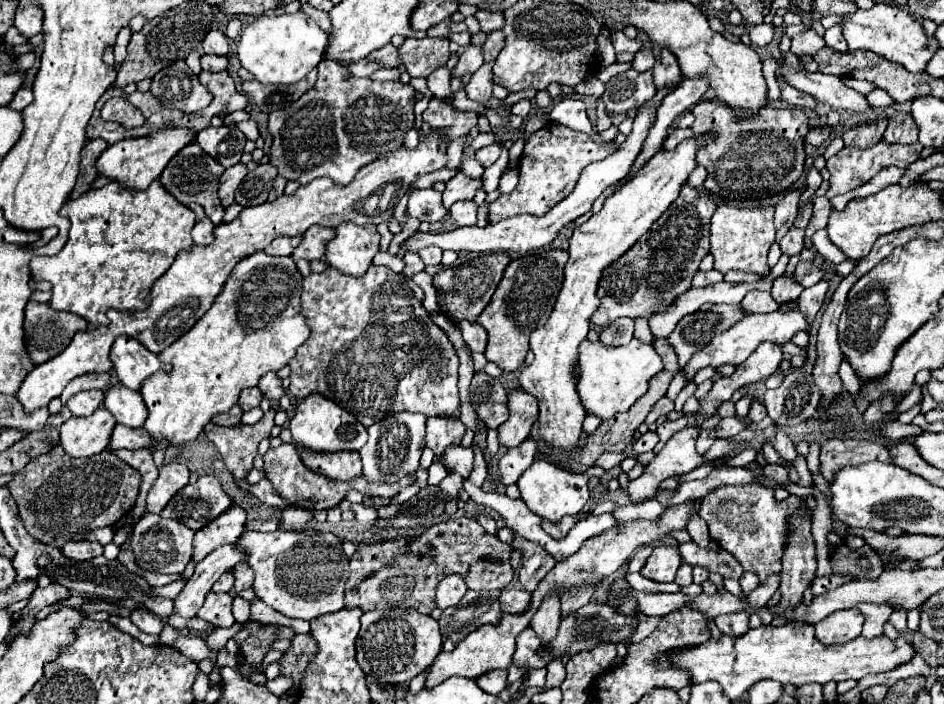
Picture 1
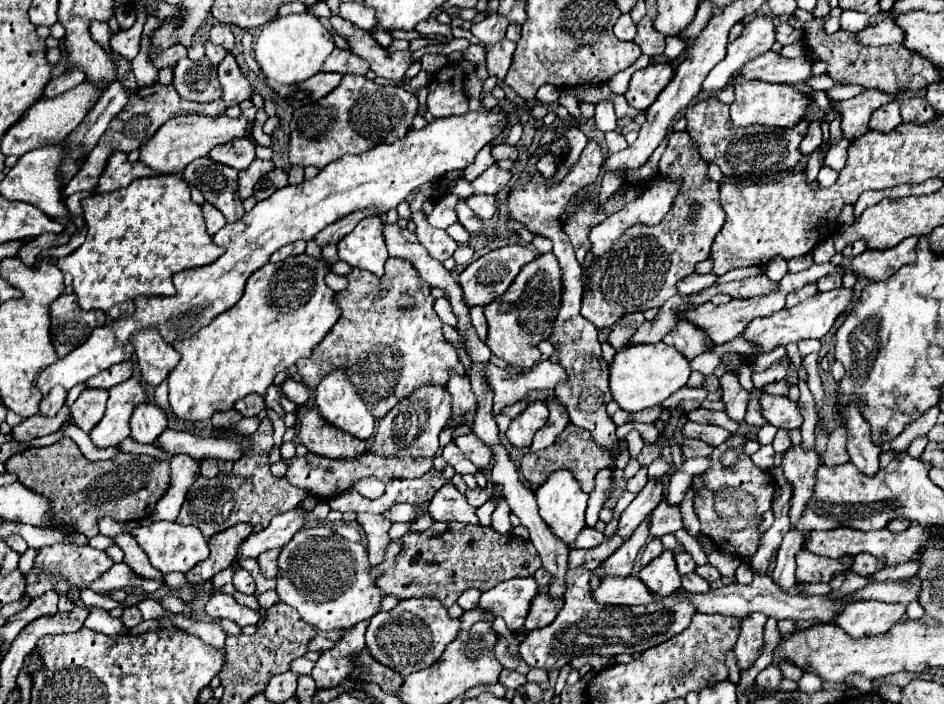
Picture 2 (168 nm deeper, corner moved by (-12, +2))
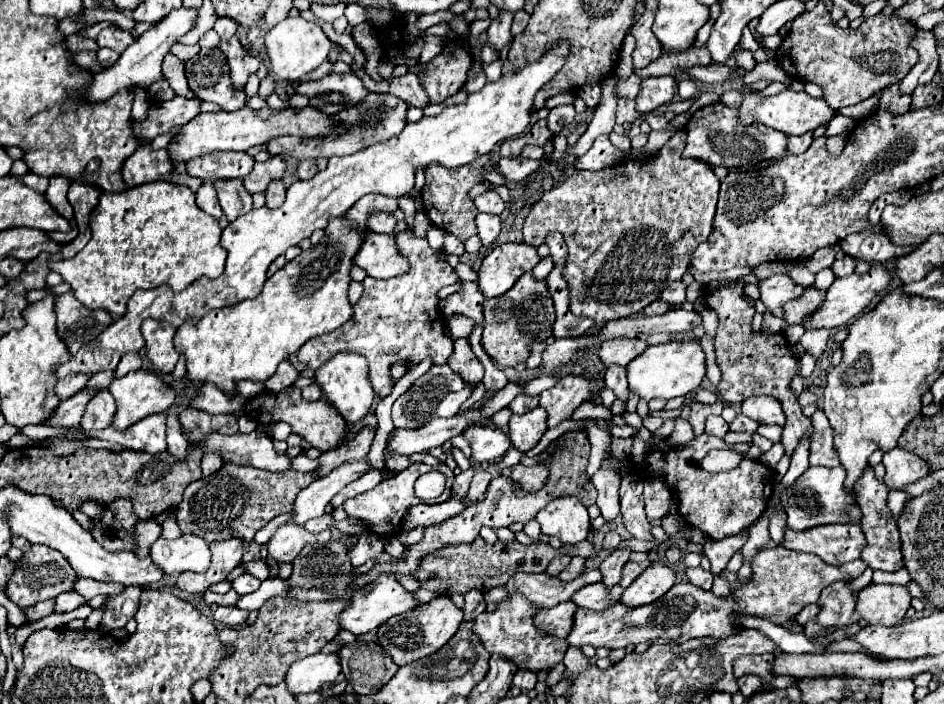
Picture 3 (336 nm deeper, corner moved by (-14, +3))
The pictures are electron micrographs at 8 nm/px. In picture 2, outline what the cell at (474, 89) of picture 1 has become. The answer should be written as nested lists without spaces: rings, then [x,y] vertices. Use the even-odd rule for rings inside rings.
[[[504,39],[504,41],[500,41],[498,45],[494,45],[494,47],[488,51],[486,67],[488,67],[488,73],[498,79],[498,83],[502,83],[504,77],[506,77],[506,71],[508,71],[510,63],[512,63],[514,49],[516,49],[516,43]]]

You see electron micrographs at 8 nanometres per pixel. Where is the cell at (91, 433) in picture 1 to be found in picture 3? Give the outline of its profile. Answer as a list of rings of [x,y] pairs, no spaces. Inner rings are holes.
[[[136,370],[136,372],[126,374],[124,378],[116,378],[110,384],[108,390],[116,398],[118,410],[116,410],[112,426],[118,428],[118,430],[126,430],[134,422],[138,422],[138,420],[142,420],[142,418],[146,418],[150,414],[162,414],[162,412],[166,412],[172,406],[174,396],[176,396],[174,388],[168,382],[164,382],[164,378],[158,376],[152,370]]]

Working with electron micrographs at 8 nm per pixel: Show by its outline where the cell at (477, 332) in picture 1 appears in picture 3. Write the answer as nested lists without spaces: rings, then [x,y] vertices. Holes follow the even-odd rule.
[[[460,282],[460,288],[454,294],[450,294],[446,300],[440,300],[440,312],[444,316],[464,314],[480,324],[484,320],[482,302],[484,296],[480,296],[480,288],[476,288],[476,282]]]

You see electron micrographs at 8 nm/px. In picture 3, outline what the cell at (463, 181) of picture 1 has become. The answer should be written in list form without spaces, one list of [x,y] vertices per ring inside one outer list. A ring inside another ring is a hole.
[[[500,158],[498,162],[498,172],[508,180],[508,182],[520,182],[532,172],[536,172],[540,166],[540,160],[530,160],[530,158]]]

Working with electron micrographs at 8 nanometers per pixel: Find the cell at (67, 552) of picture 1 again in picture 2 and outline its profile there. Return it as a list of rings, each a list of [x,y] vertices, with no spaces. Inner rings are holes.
[[[52,545],[52,547],[42,547],[38,551],[34,569],[30,571],[30,575],[26,577],[26,593],[36,599],[40,595],[44,595],[46,591],[54,589],[58,593],[66,593],[72,585],[76,587],[84,587],[92,581],[96,581],[102,573],[106,573],[110,567],[114,565],[114,561],[108,557],[106,551],[98,551],[92,547],[76,547],[76,545]]]

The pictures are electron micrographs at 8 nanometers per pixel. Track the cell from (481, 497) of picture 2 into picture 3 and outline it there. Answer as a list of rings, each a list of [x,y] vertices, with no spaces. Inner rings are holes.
[[[476,468],[476,474],[474,474],[474,478],[472,478],[468,496],[470,496],[470,498],[476,498],[476,496],[484,494],[486,488],[488,488],[488,484],[490,484],[490,480],[492,480],[492,474],[490,474],[488,470],[484,470],[484,468]]]

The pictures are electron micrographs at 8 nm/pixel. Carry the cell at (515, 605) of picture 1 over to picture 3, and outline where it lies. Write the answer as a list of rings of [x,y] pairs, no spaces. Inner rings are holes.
[[[560,602],[554,608],[544,608],[538,616],[536,616],[536,626],[546,630],[552,636],[558,638],[568,638],[568,632],[572,630],[572,616],[576,614],[576,604],[568,602]]]

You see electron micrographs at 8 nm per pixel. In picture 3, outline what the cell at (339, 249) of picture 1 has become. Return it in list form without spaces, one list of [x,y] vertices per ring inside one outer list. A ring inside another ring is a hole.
[[[368,232],[354,264],[364,268],[372,278],[392,278],[408,272],[408,260],[398,252],[394,236]]]

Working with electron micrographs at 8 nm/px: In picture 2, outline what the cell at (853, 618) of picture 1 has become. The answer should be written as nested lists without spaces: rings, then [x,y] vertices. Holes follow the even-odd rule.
[[[854,601],[836,617],[836,623],[844,629],[846,635],[872,637],[886,633],[900,617],[906,613],[904,605],[880,603],[880,601]]]

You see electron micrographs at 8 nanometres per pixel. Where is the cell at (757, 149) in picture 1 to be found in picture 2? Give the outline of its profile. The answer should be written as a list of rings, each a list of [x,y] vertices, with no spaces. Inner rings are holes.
[[[708,97],[696,105],[690,105],[686,109],[688,119],[688,133],[694,141],[694,145],[700,149],[700,155],[706,163],[716,163],[724,177],[736,179],[736,181],[762,181],[762,179],[774,179],[782,171],[788,171],[796,167],[802,161],[802,153],[798,151],[798,145],[802,137],[808,133],[810,121],[802,119],[798,125],[790,129],[766,129],[758,135],[758,125],[738,129],[730,121],[728,105],[718,101],[716,97]]]

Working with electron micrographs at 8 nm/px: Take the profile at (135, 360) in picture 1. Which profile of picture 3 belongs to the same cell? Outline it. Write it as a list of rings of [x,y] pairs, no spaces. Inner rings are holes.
[[[144,320],[142,334],[146,338],[146,356],[152,366],[160,374],[170,374],[180,358],[174,346],[176,328],[172,324],[164,324],[162,320]]]

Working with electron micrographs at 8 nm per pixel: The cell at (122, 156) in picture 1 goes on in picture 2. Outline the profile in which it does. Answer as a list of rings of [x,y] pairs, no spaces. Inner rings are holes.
[[[202,115],[174,117],[174,119],[166,121],[166,125],[162,125],[162,129],[158,129],[158,133],[154,133],[152,141],[146,141],[146,145],[142,145],[140,161],[146,163],[156,173],[164,173],[164,175],[180,173],[188,163],[192,163],[198,157],[208,155],[210,149],[214,149],[216,145],[228,143],[234,137],[244,137],[248,127],[250,125],[244,117],[240,117],[240,119],[230,119],[226,115],[220,115],[220,117],[202,117]]]

